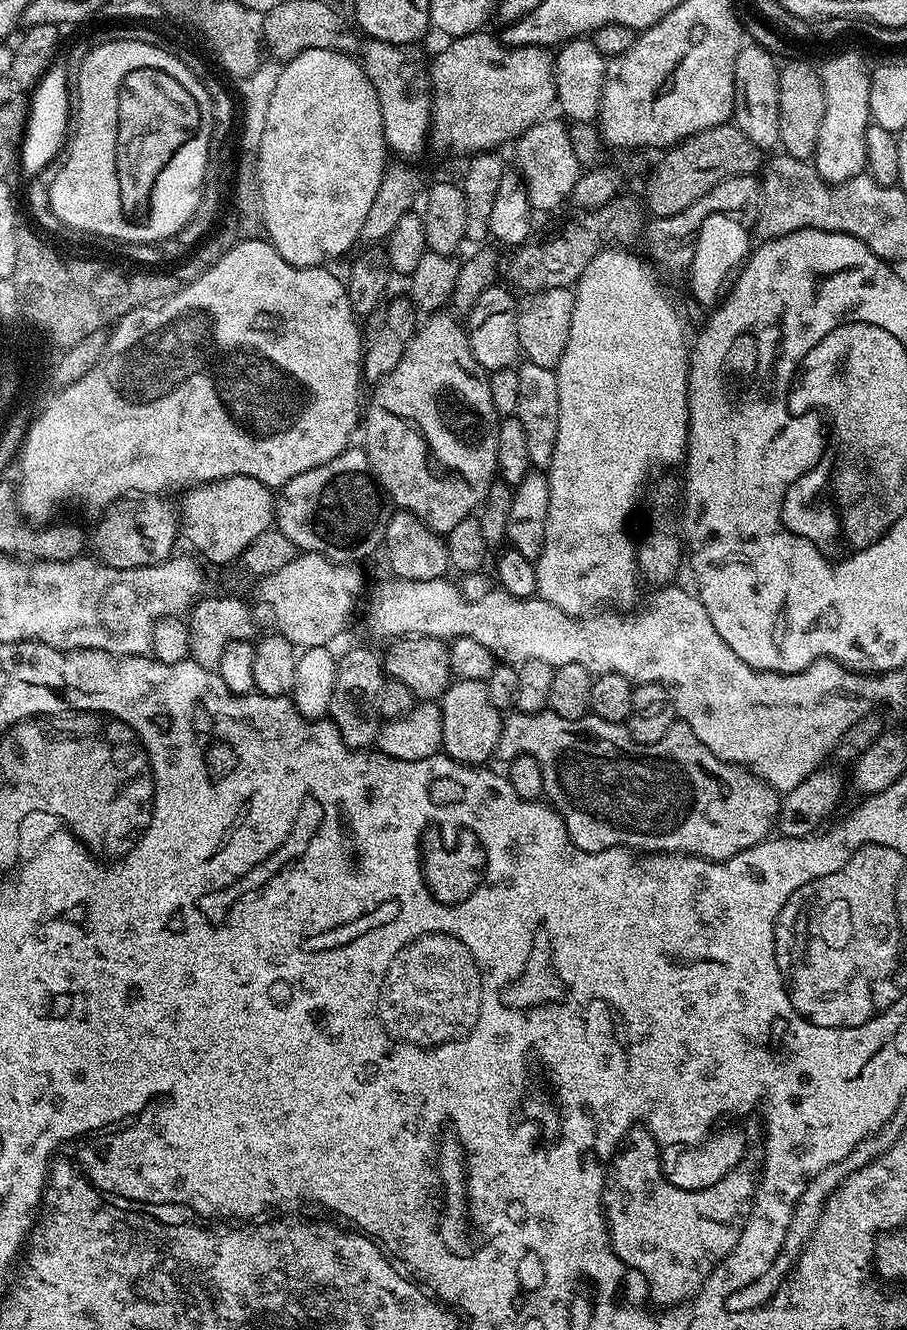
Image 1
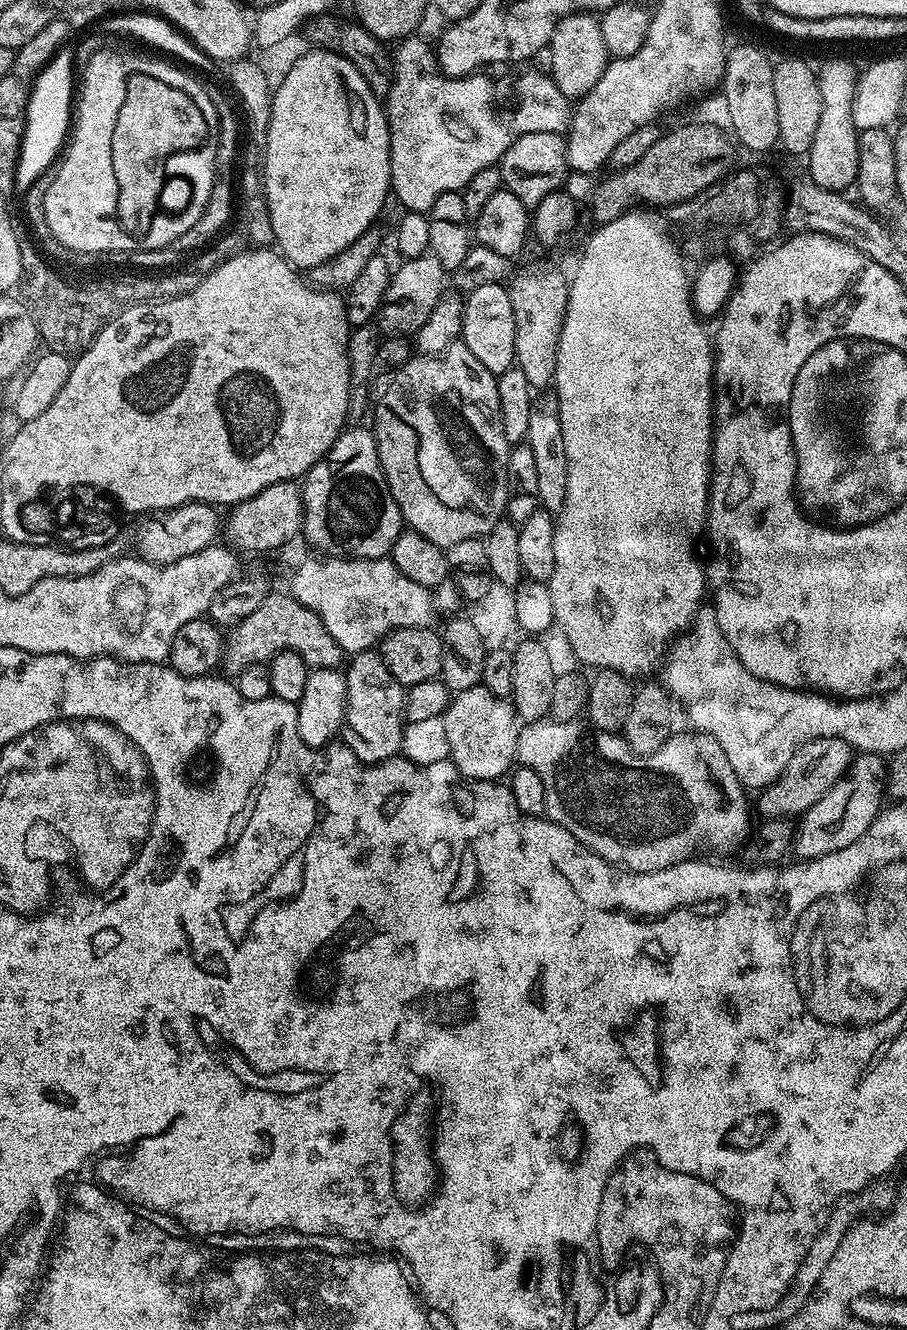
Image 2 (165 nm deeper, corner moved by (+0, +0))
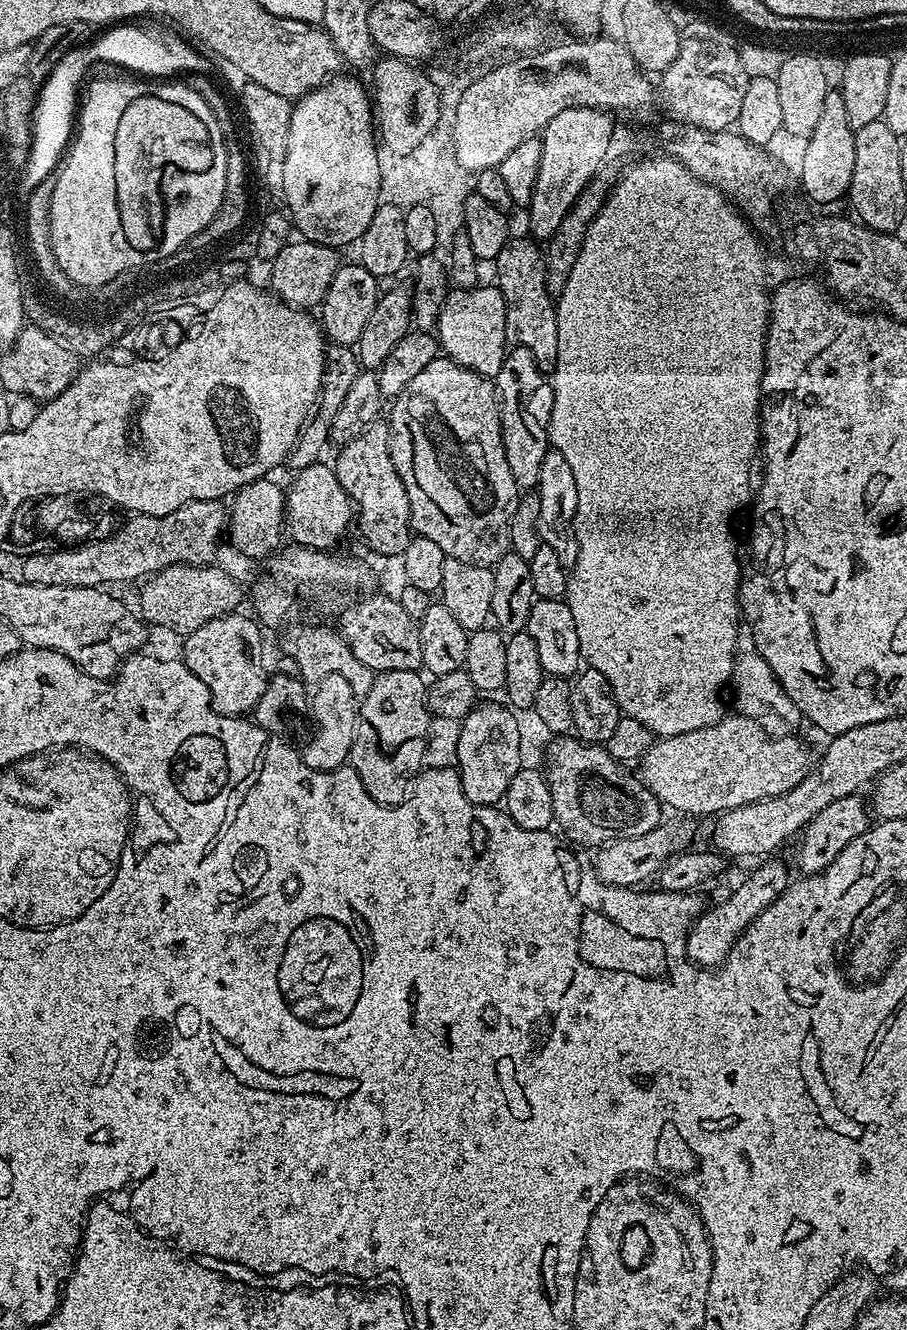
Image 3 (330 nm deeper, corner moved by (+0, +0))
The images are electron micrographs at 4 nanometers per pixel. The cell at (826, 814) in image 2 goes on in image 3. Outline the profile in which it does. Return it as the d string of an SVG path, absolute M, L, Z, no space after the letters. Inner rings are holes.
M768 858L763 861L761 868L756 868L721 904L713 908L705 907L700 915L692 922L688 930L688 959L693 964L715 970L728 959L730 950L736 945L737 940L747 928L779 898L790 883L788 868L780 860Z

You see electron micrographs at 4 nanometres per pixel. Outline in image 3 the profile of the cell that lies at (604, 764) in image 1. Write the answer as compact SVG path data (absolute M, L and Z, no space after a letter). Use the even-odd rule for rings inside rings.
M560 734L549 740L552 741L548 744L546 775L550 798L554 798L555 823L558 828L560 824L559 831L573 845L603 846L613 840L645 836L650 830L661 827L660 799L642 783L635 771L614 759L607 747L585 744L572 734Z

